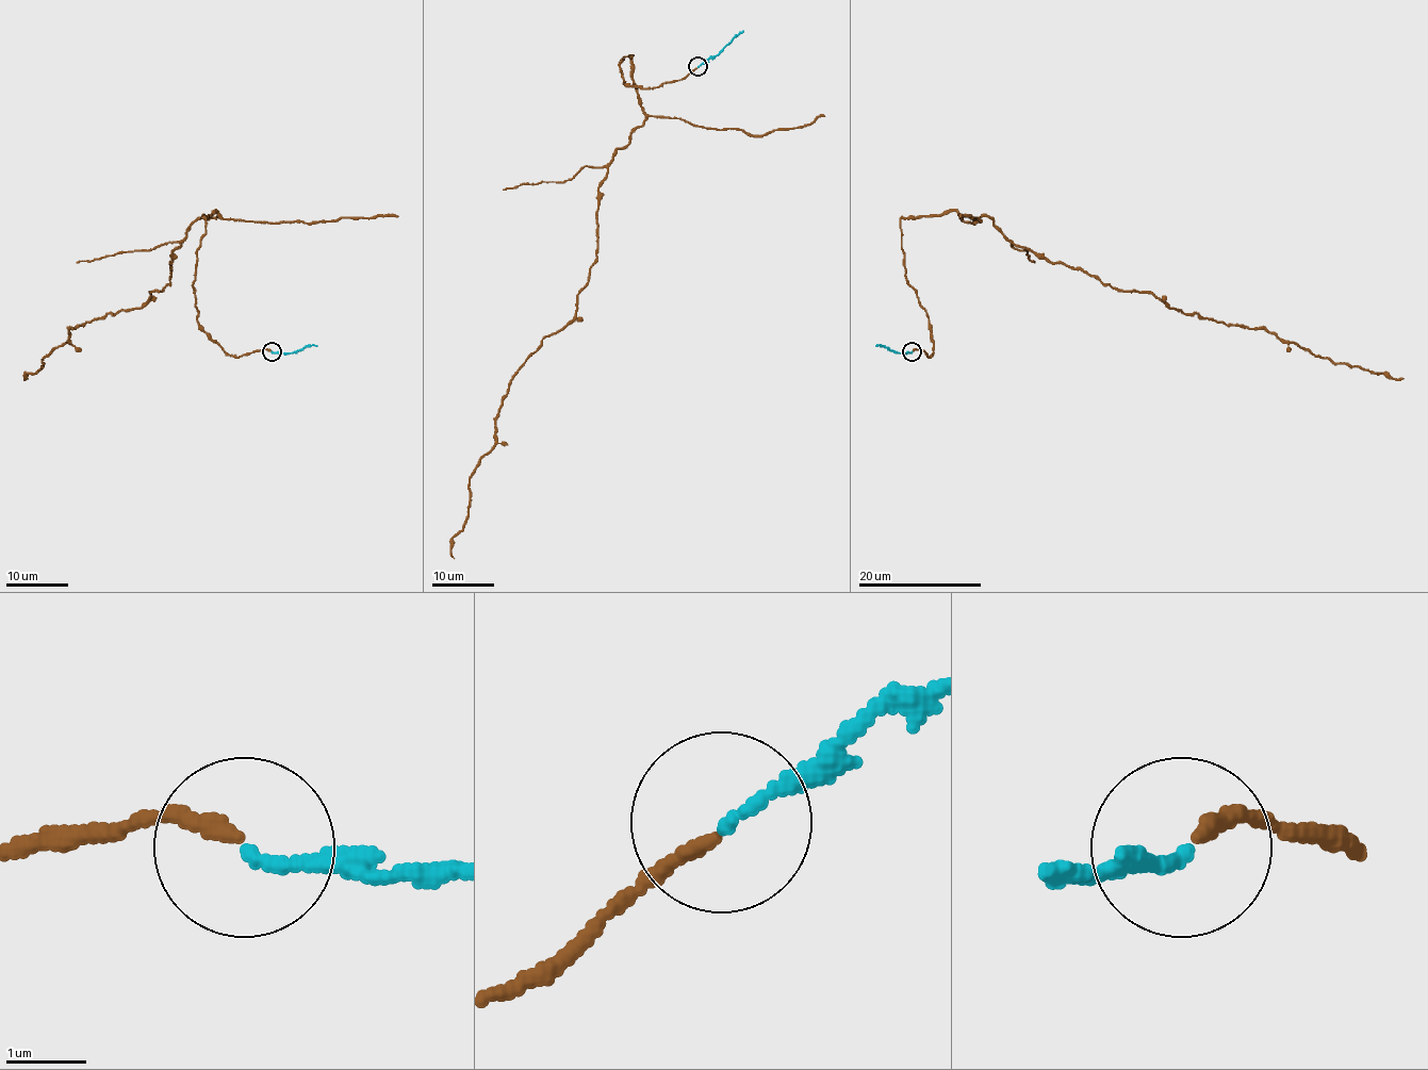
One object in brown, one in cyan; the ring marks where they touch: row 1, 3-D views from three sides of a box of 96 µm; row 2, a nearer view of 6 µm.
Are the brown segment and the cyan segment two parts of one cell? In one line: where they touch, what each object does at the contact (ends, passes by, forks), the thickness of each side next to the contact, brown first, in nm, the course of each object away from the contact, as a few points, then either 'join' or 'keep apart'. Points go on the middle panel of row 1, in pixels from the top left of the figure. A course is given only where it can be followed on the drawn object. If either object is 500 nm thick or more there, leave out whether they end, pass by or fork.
(698, 66) | brown ends | cyan ends | 180/150 nm | brown via (698, 67), (627, 86), (621, 61), (644, 122), (598, 188), (575, 315), (510, 382), (455, 559) | cyan via (698, 67), (743, 31) | join

